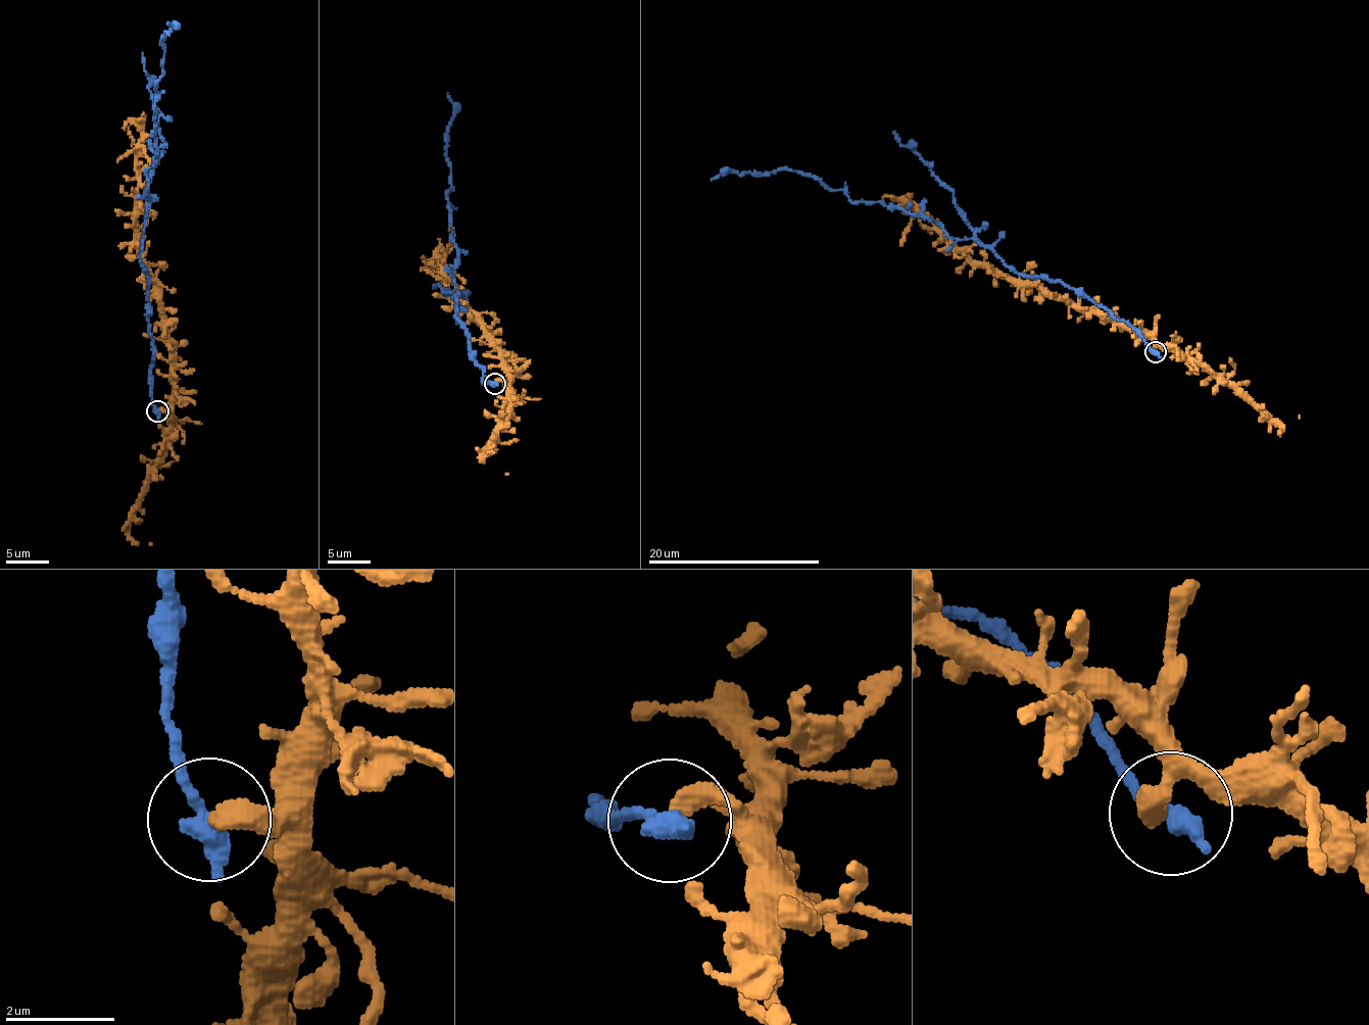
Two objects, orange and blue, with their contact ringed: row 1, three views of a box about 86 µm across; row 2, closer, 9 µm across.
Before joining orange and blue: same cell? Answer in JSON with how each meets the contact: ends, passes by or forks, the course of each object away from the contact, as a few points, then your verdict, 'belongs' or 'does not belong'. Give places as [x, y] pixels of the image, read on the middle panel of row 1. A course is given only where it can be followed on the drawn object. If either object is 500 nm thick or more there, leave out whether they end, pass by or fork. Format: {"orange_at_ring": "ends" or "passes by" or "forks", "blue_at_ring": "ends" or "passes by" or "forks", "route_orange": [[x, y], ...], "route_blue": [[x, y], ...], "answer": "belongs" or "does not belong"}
{"orange_at_ring": "ends", "blue_at_ring": "ends", "route_orange": [[495, 383], [509, 379], [505, 350], [471, 307], [454, 300], [439, 269], [452, 239], [449, 226]], "route_blue": [[495, 383], [487, 384], [455, 311], [448, 93]], "answer": "does not belong"}

